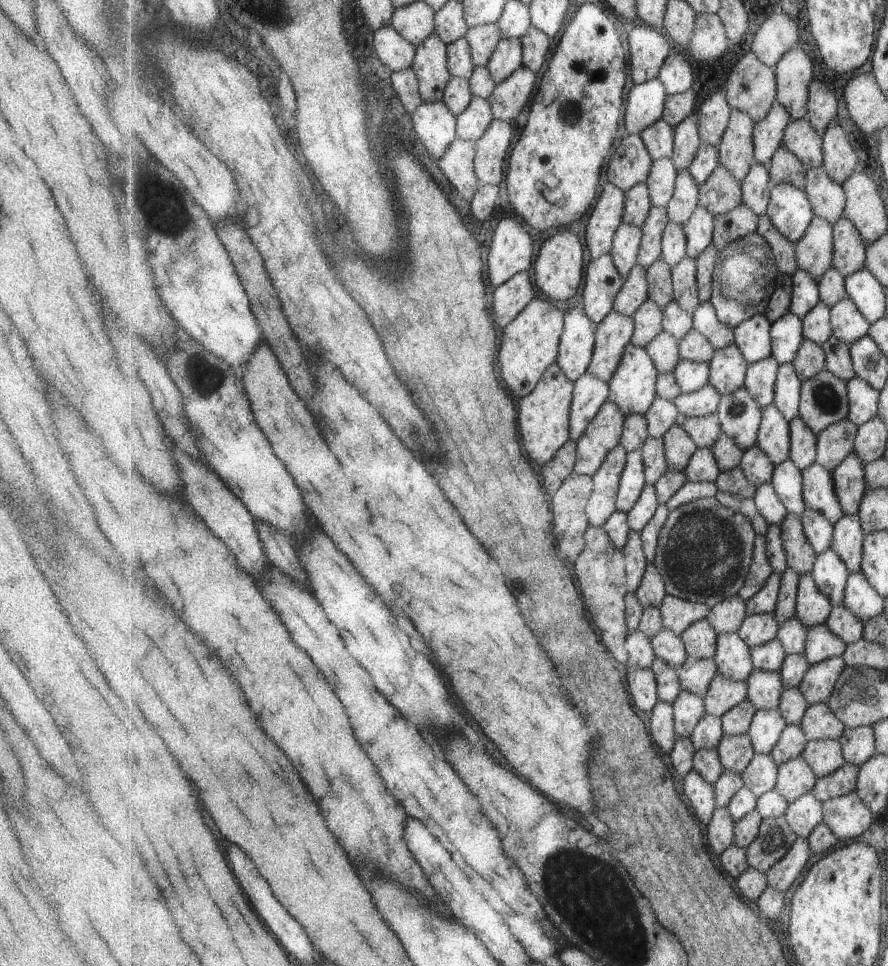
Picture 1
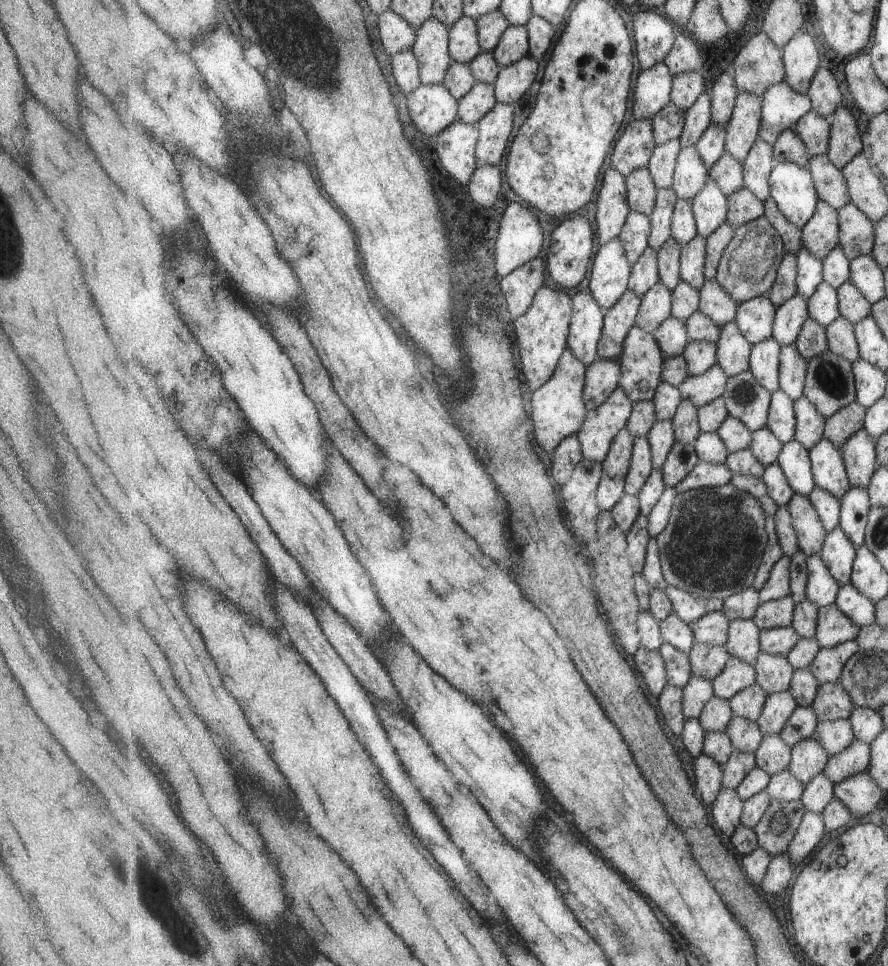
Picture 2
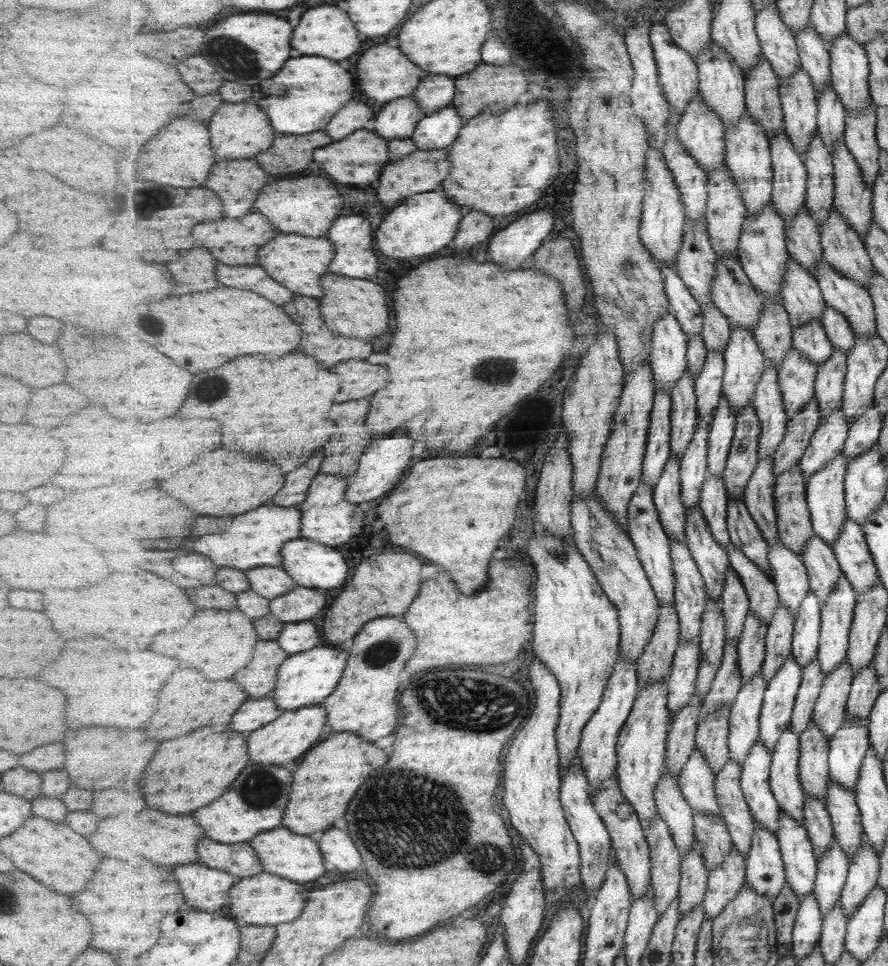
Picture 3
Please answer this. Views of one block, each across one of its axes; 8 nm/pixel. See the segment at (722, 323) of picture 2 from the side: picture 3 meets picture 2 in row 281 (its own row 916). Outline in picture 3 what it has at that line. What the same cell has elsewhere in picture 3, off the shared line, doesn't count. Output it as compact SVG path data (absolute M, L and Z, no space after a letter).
M733 845L729 857L711 870L704 901L706 917L715 918L733 901L746 883L747 857Z

